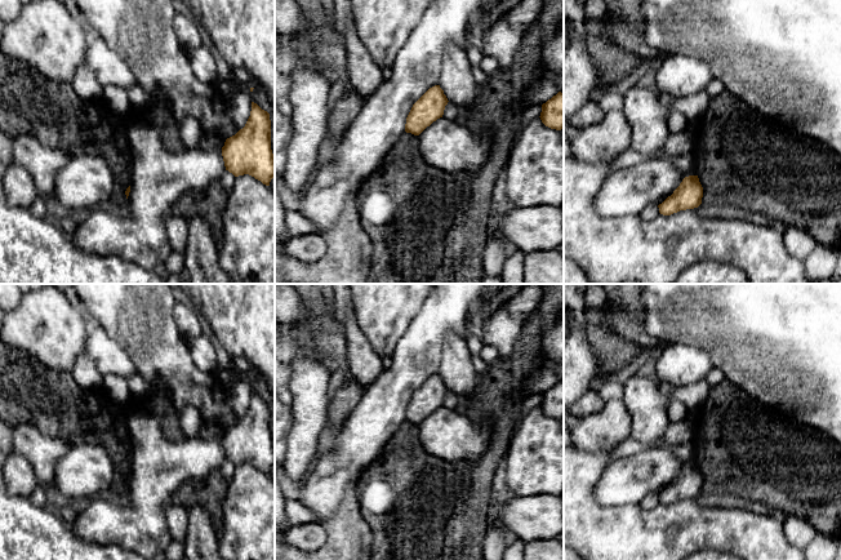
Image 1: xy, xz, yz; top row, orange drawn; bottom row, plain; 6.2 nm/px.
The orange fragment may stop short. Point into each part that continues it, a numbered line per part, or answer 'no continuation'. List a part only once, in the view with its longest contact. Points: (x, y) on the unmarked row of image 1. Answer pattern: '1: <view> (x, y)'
no continuation

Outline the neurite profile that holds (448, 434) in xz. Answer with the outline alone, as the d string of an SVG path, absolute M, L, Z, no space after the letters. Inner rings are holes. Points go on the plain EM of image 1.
M445 406L437 408L418 425L424 449L448 461L479 463L489 455L491 435L489 426Z

